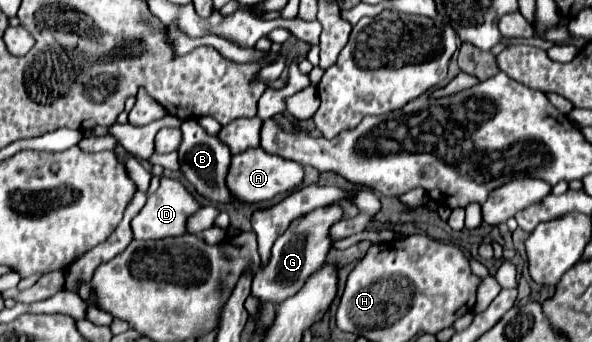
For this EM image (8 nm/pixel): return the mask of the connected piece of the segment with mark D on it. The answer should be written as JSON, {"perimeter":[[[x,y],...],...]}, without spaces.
{"perimeter":[[[161,178],[159,190],[147,196],[147,204],[131,222],[133,236],[135,236],[135,240],[161,240],[161,238],[169,238],[169,236],[183,236],[183,234],[187,234],[189,216],[195,214],[197,210],[201,210],[199,200],[179,180]]]}

